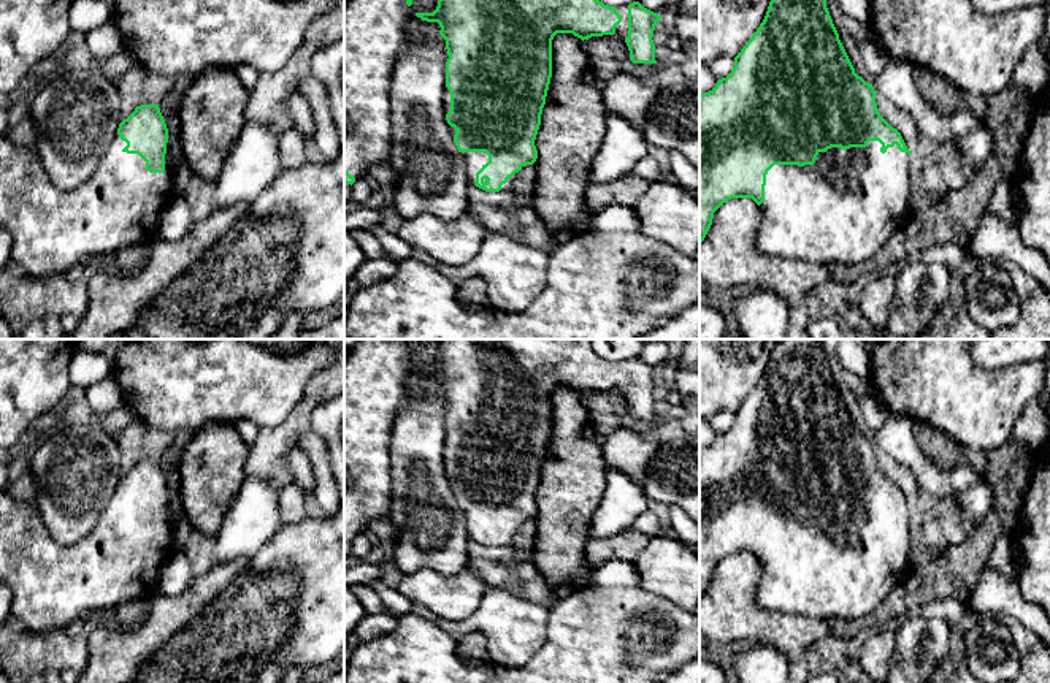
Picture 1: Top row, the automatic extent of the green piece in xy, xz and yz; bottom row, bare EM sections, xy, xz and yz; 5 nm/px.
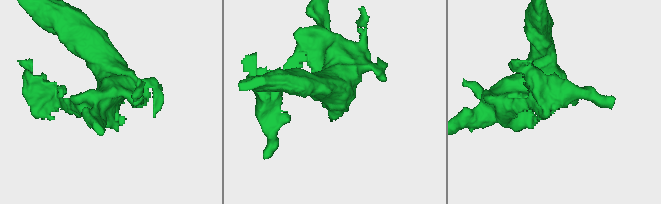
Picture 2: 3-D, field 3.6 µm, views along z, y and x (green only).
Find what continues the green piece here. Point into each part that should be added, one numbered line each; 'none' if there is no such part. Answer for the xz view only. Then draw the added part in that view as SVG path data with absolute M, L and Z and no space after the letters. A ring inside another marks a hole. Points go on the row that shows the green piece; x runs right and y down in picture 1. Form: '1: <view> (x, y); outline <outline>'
1: xz (475, 160); outline M462 152L466 162L466 173L469 184L476 184L476 173L489 162L489 155L485 152Z

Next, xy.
1: xy (121, 205); outline M0 133L0 230L11 233L10 261L29 277L49 280L65 276L89 257L108 258L117 250L151 244L174 193L174 170L167 143L165 171L149 173L138 154L127 154L114 136L90 179L70 192L57 189L48 177L38 154Z

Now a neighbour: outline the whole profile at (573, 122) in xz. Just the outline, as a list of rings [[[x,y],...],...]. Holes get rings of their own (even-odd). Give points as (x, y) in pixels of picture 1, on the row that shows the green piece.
[[[557,33],[552,40],[552,78],[535,139],[538,176],[531,187],[531,208],[552,236],[571,223],[587,225],[593,217],[585,206],[585,190],[590,184],[592,160],[606,133],[606,116],[600,82],[582,40],[573,33]]]

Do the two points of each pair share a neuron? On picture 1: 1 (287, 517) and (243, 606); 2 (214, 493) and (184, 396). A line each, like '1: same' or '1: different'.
1: different
2: different

